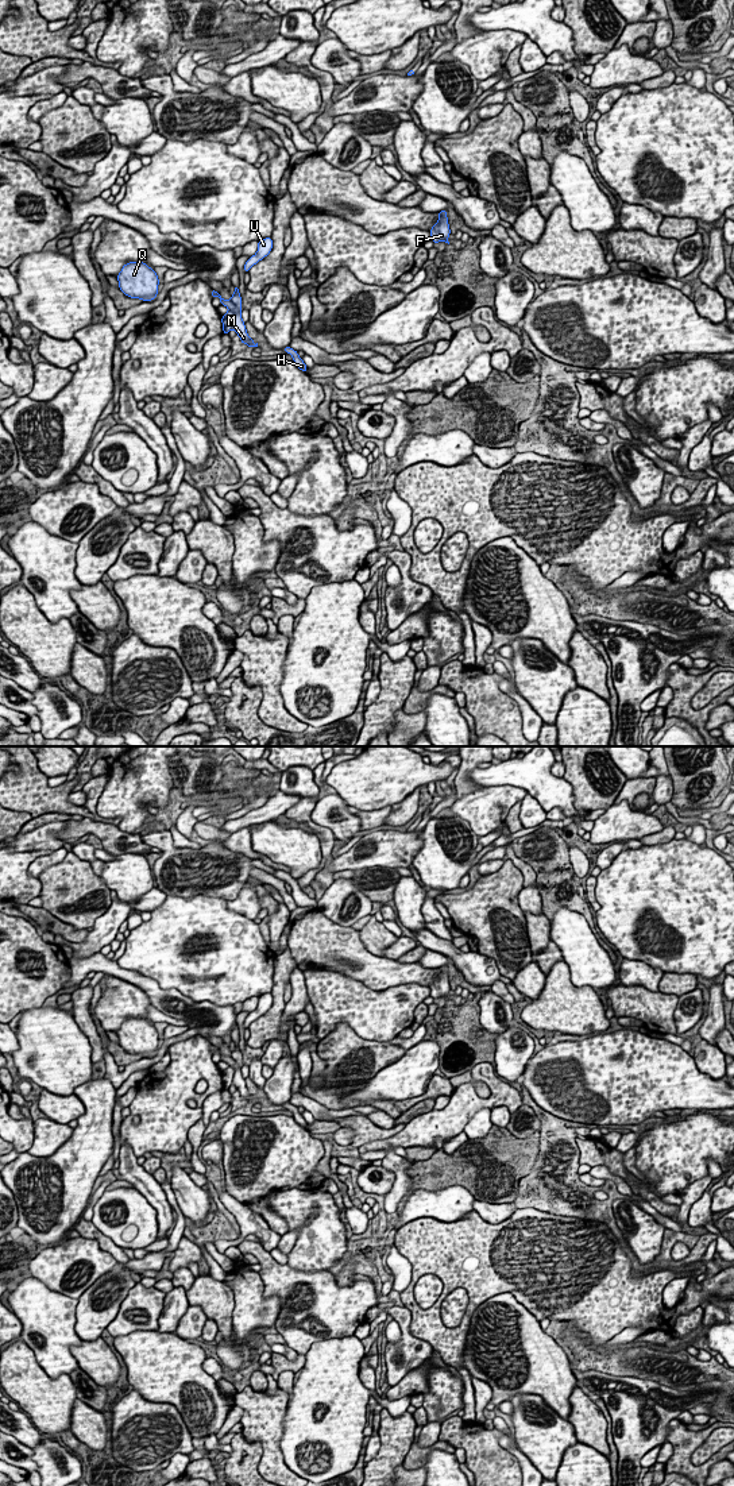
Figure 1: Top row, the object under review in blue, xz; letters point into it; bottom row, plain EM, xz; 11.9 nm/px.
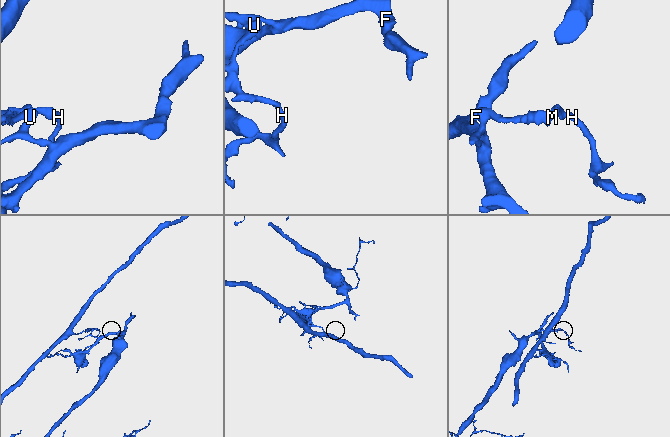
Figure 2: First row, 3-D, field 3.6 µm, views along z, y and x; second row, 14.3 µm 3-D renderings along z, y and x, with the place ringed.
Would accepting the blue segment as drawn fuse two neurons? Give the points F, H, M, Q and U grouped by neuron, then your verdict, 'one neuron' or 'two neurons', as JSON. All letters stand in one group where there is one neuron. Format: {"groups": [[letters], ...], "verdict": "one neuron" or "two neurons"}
{"groups": [["F", "U"], ["H", "M", "Q"]], "verdict": "two neurons"}

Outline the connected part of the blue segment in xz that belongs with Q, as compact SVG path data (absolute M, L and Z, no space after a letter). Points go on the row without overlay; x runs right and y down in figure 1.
M144 1018L125 1019L116 1034L119 1045L130 1054L147 1058L158 1051L159 1034Z

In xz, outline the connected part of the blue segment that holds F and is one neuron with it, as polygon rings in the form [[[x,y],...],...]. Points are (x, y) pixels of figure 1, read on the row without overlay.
[[[447,965],[439,968],[439,976],[429,988],[432,991],[430,996],[433,999],[445,997],[449,1000],[448,993],[451,991],[451,985],[447,973]]]

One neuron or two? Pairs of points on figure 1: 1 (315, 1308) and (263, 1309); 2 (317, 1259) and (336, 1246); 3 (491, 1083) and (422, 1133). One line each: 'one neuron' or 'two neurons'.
1: two neurons
2: one neuron
3: one neuron

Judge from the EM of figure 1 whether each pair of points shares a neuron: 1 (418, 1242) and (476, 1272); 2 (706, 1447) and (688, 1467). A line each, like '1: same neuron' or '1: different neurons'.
1: same neuron
2: different neurons

